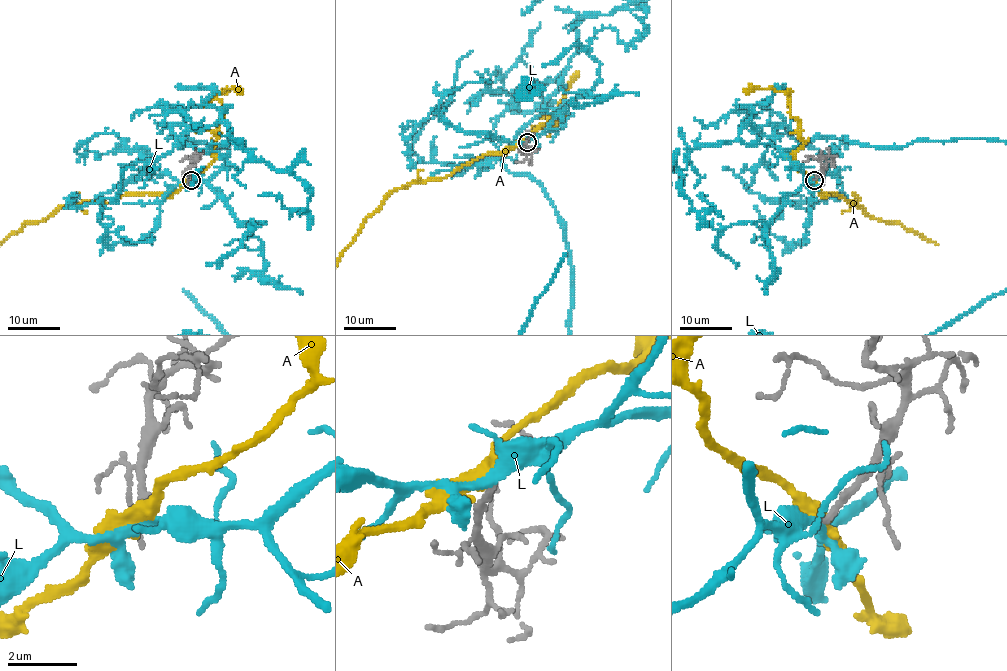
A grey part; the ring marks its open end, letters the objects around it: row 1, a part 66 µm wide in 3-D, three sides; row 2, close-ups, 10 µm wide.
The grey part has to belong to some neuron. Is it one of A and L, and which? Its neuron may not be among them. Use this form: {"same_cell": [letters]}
{"same_cell": []}

